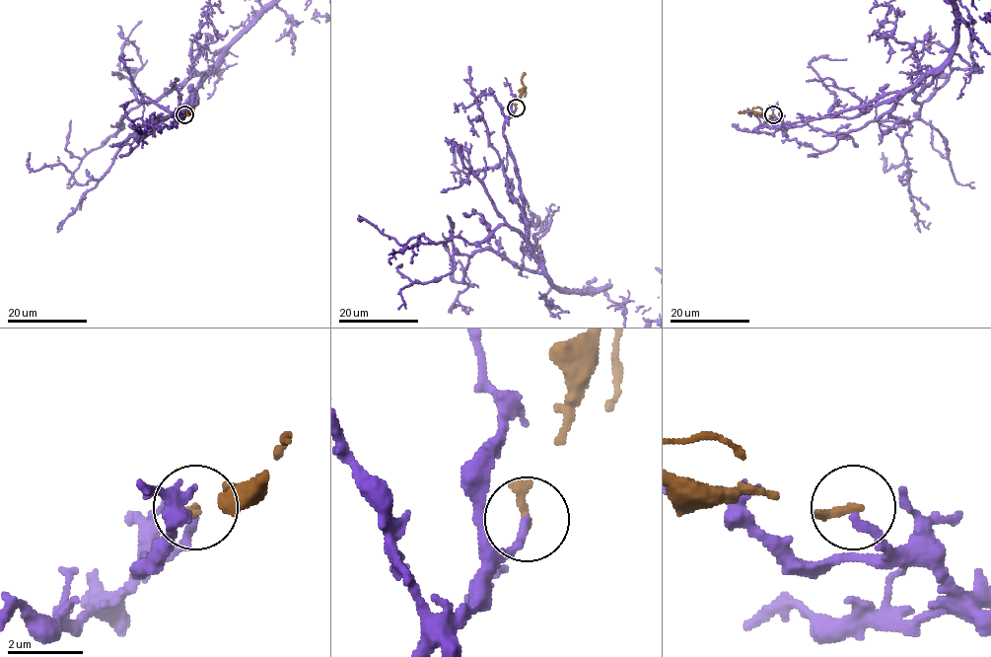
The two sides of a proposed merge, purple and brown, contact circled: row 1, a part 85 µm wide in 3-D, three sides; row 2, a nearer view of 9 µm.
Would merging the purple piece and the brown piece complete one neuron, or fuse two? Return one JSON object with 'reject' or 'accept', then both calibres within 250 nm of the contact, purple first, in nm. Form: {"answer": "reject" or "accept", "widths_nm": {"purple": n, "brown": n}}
{"answer": "reject", "widths_nm": {"purple": 220, "brown": 240}}

